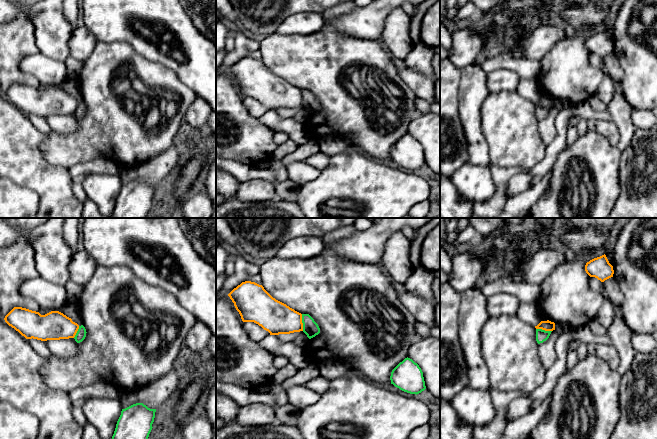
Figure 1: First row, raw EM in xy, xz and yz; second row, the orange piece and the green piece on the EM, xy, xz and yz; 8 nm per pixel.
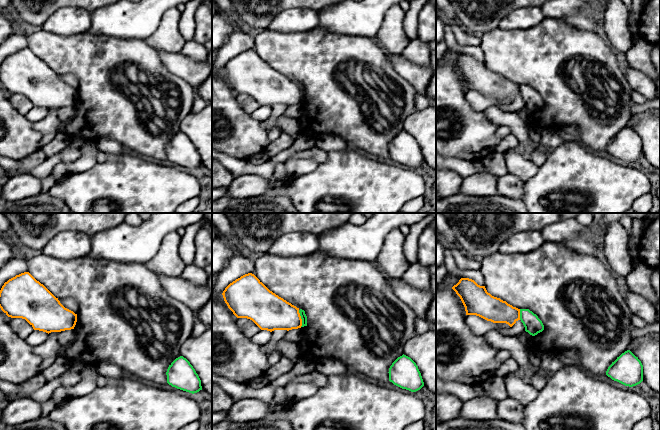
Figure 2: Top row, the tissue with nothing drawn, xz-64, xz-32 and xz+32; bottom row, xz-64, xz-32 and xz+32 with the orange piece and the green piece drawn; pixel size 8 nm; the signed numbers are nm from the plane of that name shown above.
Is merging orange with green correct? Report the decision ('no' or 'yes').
no

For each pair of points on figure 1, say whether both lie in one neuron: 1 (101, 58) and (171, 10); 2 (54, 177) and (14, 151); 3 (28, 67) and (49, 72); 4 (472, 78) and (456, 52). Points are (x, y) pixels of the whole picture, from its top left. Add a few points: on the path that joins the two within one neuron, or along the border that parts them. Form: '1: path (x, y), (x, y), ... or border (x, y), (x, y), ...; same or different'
1: border (100, 42), (126, 42), (143, 56); different
2: path (44, 177), (38, 175), (24, 161); same
3: path (33, 67), (44, 68); same
4: border (474, 64), (460, 68); different

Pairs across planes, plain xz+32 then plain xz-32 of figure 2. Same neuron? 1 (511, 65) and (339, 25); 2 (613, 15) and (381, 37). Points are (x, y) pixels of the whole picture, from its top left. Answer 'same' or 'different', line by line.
1: different
2: same

